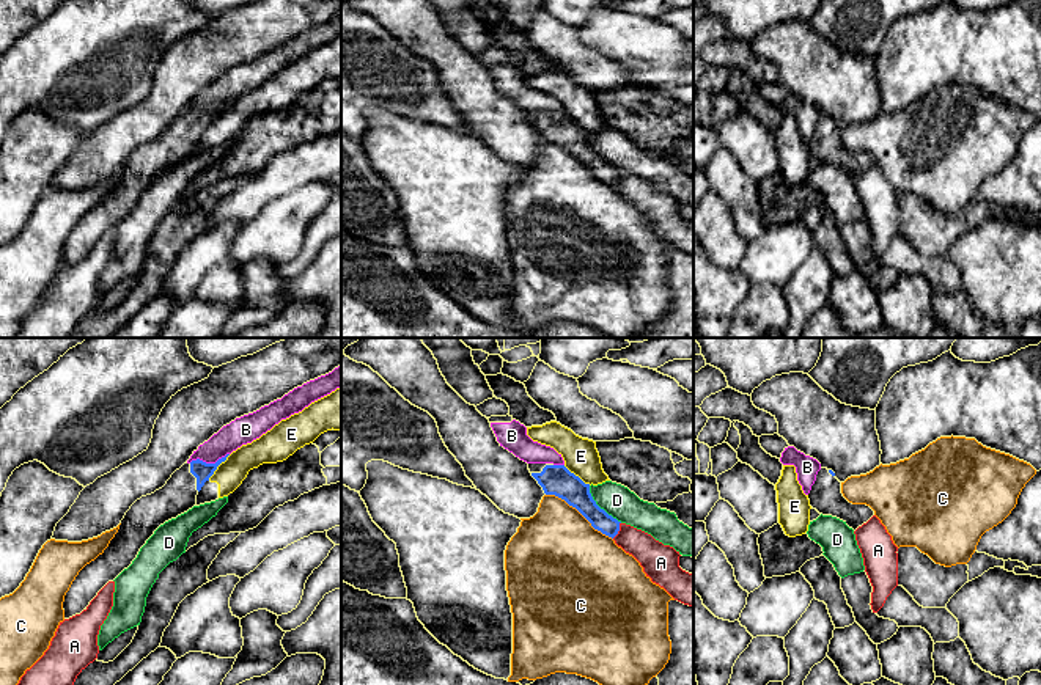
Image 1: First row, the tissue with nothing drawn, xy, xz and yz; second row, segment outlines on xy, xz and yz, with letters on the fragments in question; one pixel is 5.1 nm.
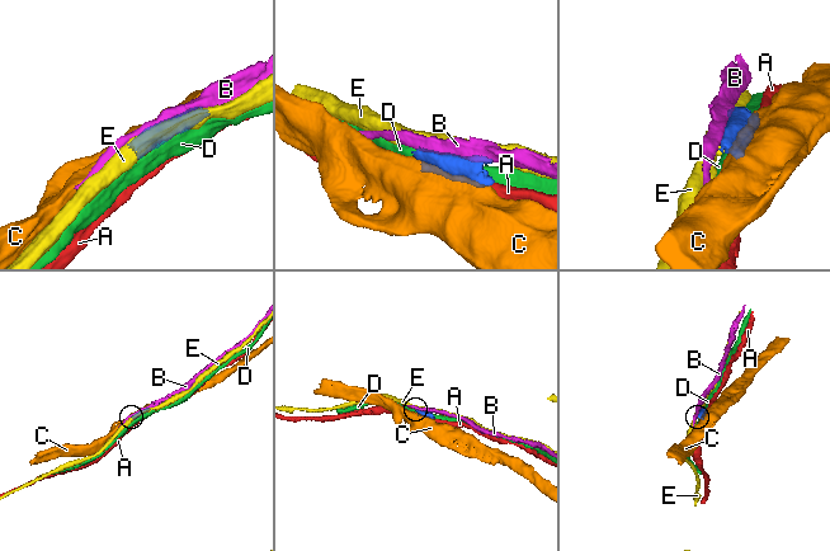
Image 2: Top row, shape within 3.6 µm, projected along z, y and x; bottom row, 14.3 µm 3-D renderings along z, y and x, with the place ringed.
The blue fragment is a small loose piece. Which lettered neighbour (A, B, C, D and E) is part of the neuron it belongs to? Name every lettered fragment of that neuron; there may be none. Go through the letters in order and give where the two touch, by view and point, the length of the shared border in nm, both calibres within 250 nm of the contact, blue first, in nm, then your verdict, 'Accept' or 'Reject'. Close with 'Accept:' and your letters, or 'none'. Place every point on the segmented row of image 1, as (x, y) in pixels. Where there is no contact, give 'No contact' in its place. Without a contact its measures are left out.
A: Touches blue at xz (618, 530). Shared border 100 nm. Thickness 120 nm (blue) against 160 nm. Reject
B: Touches blue at xy (208, 464). Shared border 220 nm. Thickness 90 nm (blue) against 140 nm. Reject
C: Touches blue at xz (579, 511). Shared border 420 nm. Thickness 160 nm (blue) against 460 nm. Reject
D: Touches blue at xz (599, 508). Shared border 260 nm. Thickness 150 nm (blue) against 160 nm. Reject
E: Touches blue at xy (217, 465). Shared border 180 nm. Thickness 90 nm (blue) against 140 nm. Reject
Accept: none

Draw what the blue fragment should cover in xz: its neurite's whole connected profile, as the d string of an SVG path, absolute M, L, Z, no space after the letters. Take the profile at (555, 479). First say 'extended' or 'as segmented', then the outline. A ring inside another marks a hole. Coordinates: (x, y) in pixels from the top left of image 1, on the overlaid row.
extended; M528 463L528 470L546 495L555 495L565 500L602 534L612 539L618 534L621 522L601 509L590 493L590 484L585 484L565 465Z

